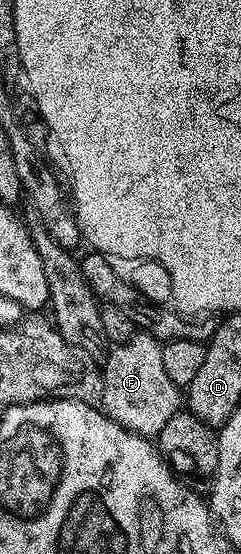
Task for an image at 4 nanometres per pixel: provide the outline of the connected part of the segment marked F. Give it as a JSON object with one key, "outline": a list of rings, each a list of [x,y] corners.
{"outline":[[[136,331],[125,343],[114,346],[101,365],[104,381],[102,410],[121,427],[148,439],[158,438],[161,427],[181,409],[181,389],[169,379],[161,360],[163,345],[154,332]]]}

